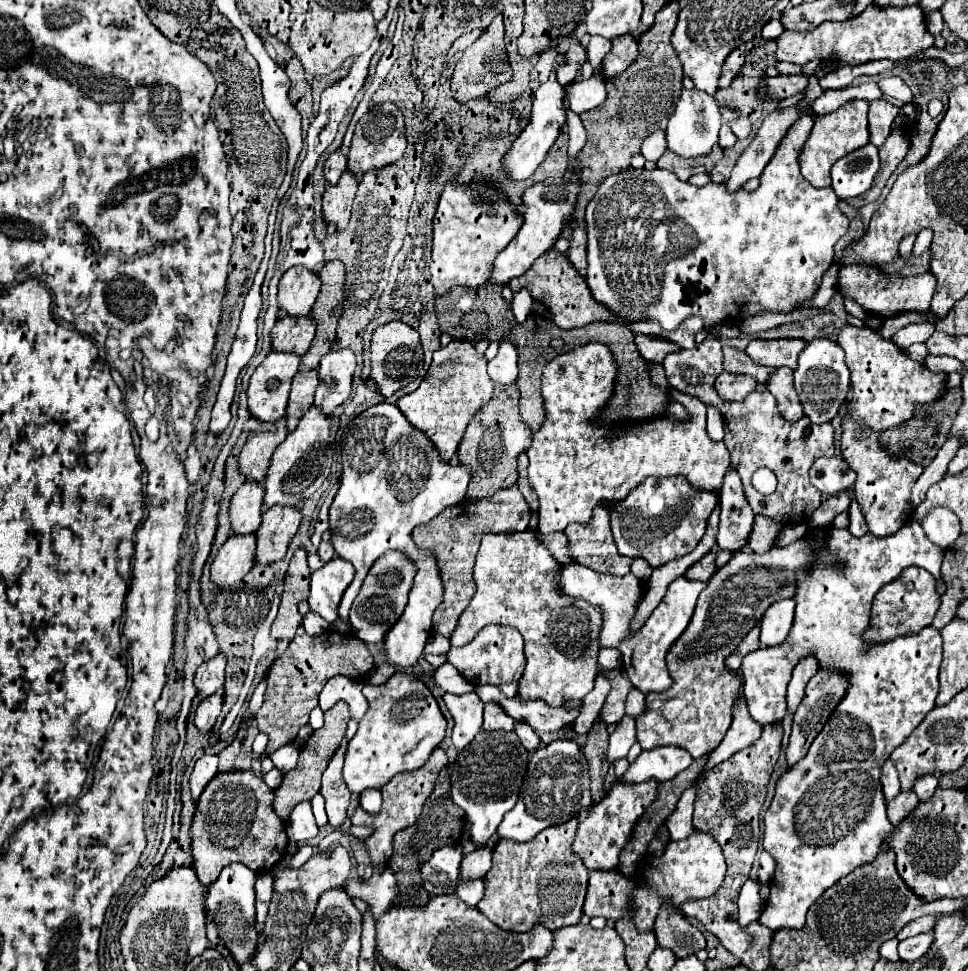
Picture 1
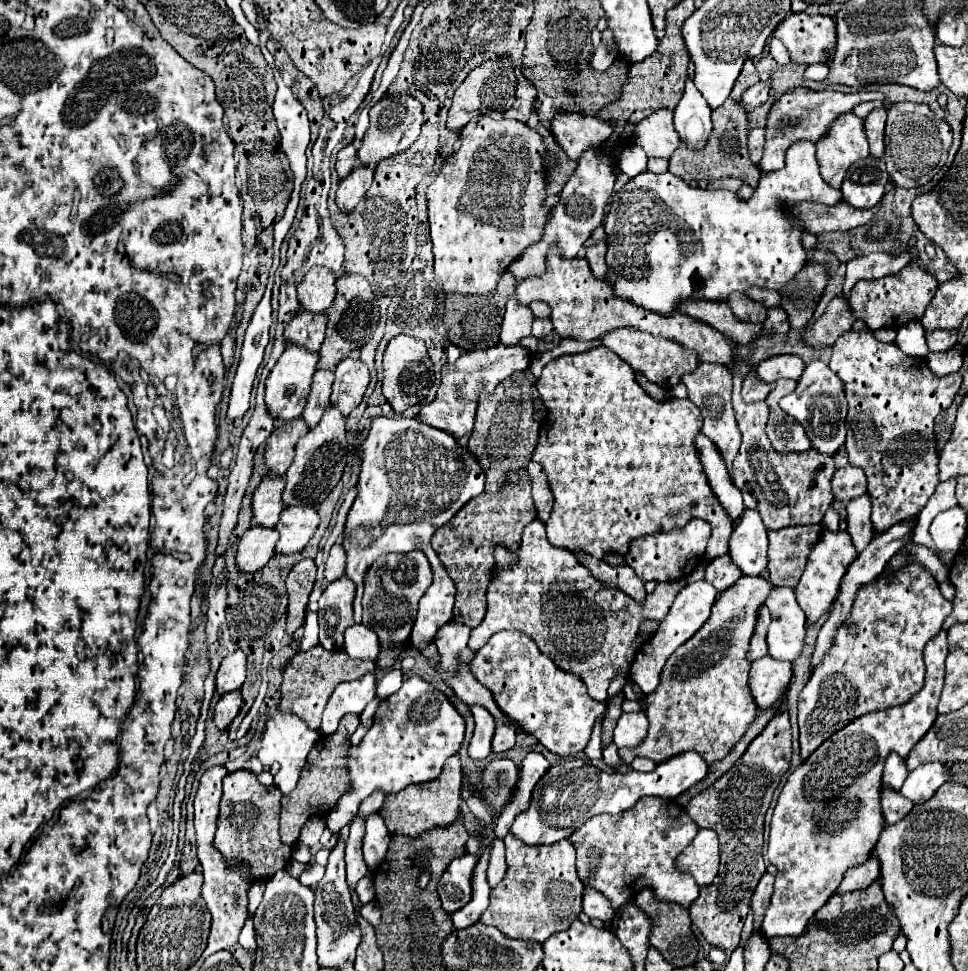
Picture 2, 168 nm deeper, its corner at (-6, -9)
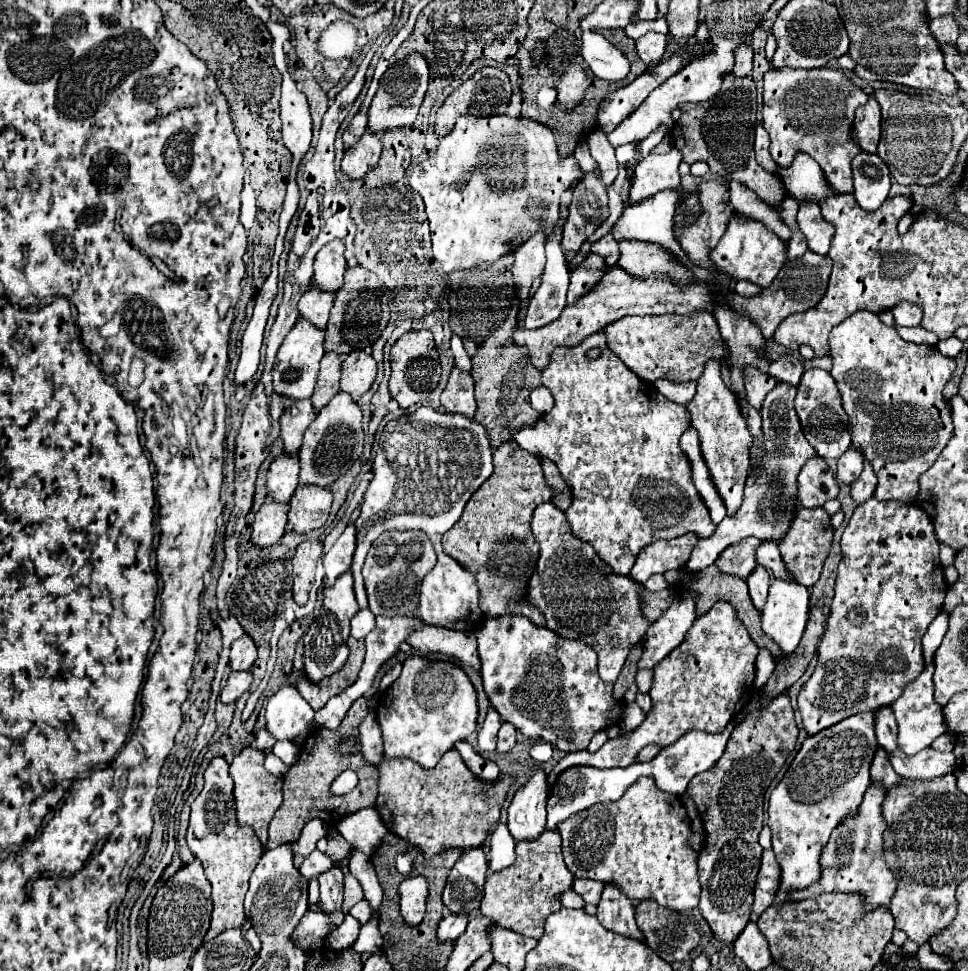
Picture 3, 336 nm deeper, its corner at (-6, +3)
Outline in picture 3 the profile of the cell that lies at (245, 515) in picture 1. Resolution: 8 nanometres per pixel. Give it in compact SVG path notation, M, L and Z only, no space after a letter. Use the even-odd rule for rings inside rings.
M281 454L279 458L275 458L267 470L267 496L273 498L275 502L287 504L299 484L297 474L299 474L297 456Z

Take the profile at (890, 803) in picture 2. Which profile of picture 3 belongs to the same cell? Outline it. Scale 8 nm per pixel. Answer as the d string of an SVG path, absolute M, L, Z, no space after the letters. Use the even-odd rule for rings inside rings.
M877 750L875 758L873 758L873 764L871 764L871 782L873 784L881 782L883 790L891 790L901 782L899 774L895 774L895 770L893 770L887 756L889 754L885 750Z

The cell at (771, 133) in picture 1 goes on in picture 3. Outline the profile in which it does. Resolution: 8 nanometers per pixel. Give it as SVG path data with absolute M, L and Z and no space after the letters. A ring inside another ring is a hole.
M779 68L765 74L765 106L763 126L771 138L771 158L779 166L789 166L797 150L805 150L813 160L823 166L827 182L839 192L853 192L851 160L859 154L853 144L851 126L855 108L865 104L869 96L853 84L841 70L815 68L815 70L793 70Z

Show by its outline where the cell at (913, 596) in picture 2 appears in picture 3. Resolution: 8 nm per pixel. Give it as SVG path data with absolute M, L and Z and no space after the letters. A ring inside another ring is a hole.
M871 498L871 502L857 506L843 532L841 550L843 560L837 568L835 598L827 630L819 644L817 666L797 698L803 726L809 736L853 714L887 706L903 694L905 686L923 672L921 638L931 620L943 610L947 592L943 566L939 562L939 542L931 518L927 518L927 514L915 504L899 500L879 502L877 498Z

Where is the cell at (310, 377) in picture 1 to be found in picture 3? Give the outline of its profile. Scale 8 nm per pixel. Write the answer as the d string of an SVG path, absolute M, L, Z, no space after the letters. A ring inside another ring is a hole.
M327 352L321 360L321 370L319 370L319 380L315 386L315 392L311 396L311 402L315 410L321 410L327 406L327 402L339 392L339 378L341 378L341 356Z

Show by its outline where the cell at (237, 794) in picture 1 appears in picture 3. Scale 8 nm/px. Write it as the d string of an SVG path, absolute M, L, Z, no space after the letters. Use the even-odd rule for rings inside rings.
M245 748L241 754L235 756L235 760L229 766L229 774L235 782L233 788L233 796L235 796L235 812L237 812L237 822L239 826L251 826L255 830L255 834L259 836L261 848L267 850L267 830L269 830L269 822L275 814L275 810L281 804L281 786L283 786L283 778L269 774L263 768L263 760L265 754L257 748Z

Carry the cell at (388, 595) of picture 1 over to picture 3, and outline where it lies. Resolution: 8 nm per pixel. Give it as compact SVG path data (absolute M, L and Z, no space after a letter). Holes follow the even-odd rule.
M391 530L383 532L369 548L363 564L363 580L369 598L369 610L375 616L411 616L419 610L419 590L425 574L435 566L437 556L425 532Z

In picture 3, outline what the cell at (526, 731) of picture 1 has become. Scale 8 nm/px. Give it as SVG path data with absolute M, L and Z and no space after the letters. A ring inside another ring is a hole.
M535 766L507 808L509 832L515 840L535 840L546 830L547 796L547 775L541 766Z

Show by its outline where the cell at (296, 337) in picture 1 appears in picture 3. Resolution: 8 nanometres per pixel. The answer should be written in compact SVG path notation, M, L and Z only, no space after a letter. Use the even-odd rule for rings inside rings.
M311 286L297 304L299 316L309 320L313 326L319 326L319 330L325 330L327 320L329 320L329 310L333 306L333 298L335 294L321 292Z

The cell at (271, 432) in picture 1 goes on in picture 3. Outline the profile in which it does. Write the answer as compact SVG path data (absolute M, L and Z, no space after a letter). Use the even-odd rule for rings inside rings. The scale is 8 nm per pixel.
M295 400L281 416L279 424L281 424L281 434L279 438L283 440L285 452L287 454L297 454L301 440L303 440L303 432L305 428L315 420L315 408L311 404L311 400Z

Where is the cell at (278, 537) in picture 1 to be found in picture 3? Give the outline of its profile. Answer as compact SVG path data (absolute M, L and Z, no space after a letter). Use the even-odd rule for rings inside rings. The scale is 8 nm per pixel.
M297 486L289 502L287 528L299 534L307 534L325 524L331 510L333 496L327 488L319 486Z

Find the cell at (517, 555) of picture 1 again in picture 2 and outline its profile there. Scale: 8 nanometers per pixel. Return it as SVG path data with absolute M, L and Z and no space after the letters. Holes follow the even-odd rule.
M531 522L523 530L523 542L517 554L509 552L507 548L495 548L495 580L489 584L487 592L487 616L485 620L471 630L469 646L471 650L479 650L487 644L487 640L501 630L521 630L529 638L533 638L543 654L553 658L557 664L565 658L565 670L571 670L579 674L589 690L589 696L595 700L607 700L607 688L611 680L621 672L627 674L631 668L631 662L635 658L633 640L637 636L639 624L645 620L663 620L675 600L675 596L681 592L681 588L687 584L685 580L679 582L659 582L653 594L647 594L643 604L637 604L633 598L629 598L625 592L621 592L615 586L605 586L597 578L591 576L591 572L577 562L573 554L567 554L567 550L559 550L549 544L545 536L545 524L543 522Z

